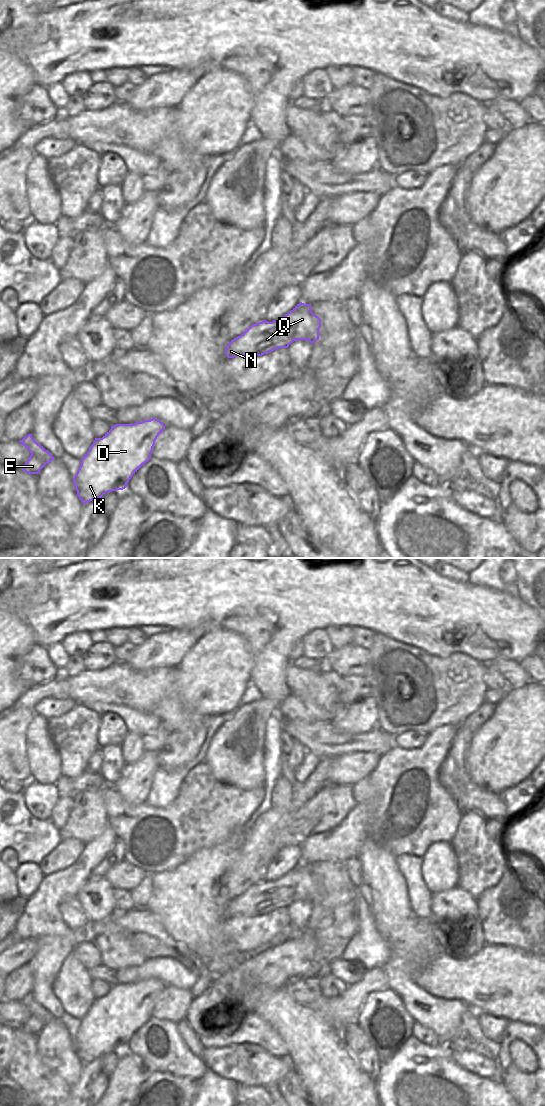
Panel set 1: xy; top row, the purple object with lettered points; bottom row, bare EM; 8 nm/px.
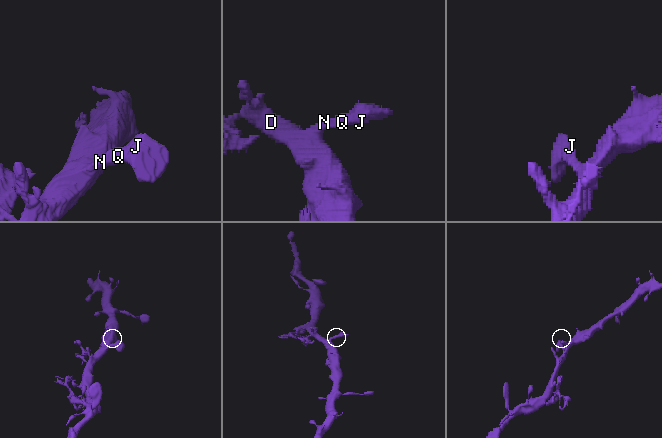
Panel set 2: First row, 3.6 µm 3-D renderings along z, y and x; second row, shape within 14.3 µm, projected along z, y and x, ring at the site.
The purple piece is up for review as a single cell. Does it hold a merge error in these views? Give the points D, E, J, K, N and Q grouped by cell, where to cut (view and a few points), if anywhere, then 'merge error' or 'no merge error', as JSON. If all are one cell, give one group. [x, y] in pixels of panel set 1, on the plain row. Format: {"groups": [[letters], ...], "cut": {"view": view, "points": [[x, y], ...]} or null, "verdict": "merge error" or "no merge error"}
{"groups": [["D", "E", "J", "K", "N", "Q"]], "cut": null, "verdict": "no merge error"}

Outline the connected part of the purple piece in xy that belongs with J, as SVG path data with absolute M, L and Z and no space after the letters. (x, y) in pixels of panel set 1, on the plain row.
M300 862L282 878L252 884L240 896L229 902L225 909L228 918L236 916L262 916L278 908L288 908L296 900L308 900L311 904L319 899L321 879L311 871L311 864Z

